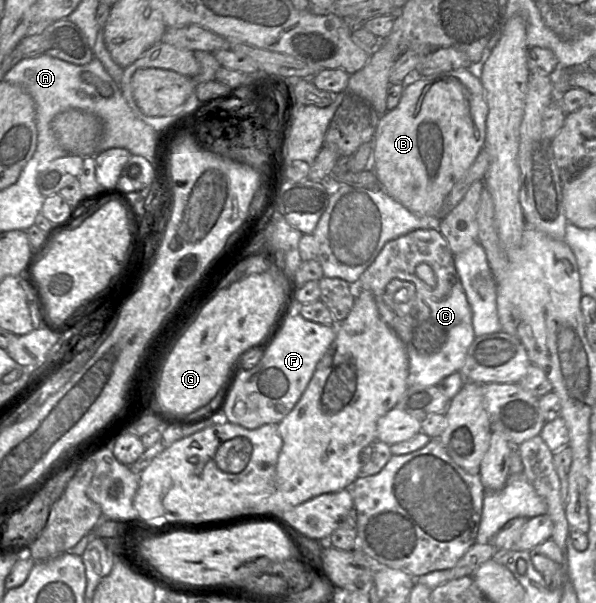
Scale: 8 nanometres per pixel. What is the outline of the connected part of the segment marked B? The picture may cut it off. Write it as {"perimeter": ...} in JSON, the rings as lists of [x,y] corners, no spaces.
{"perimeter":[[[457,69],[423,77],[403,90],[398,105],[380,116],[374,135],[372,169],[380,186],[421,216],[436,216],[443,200],[470,168],[486,140],[488,104],[477,70]]]}

